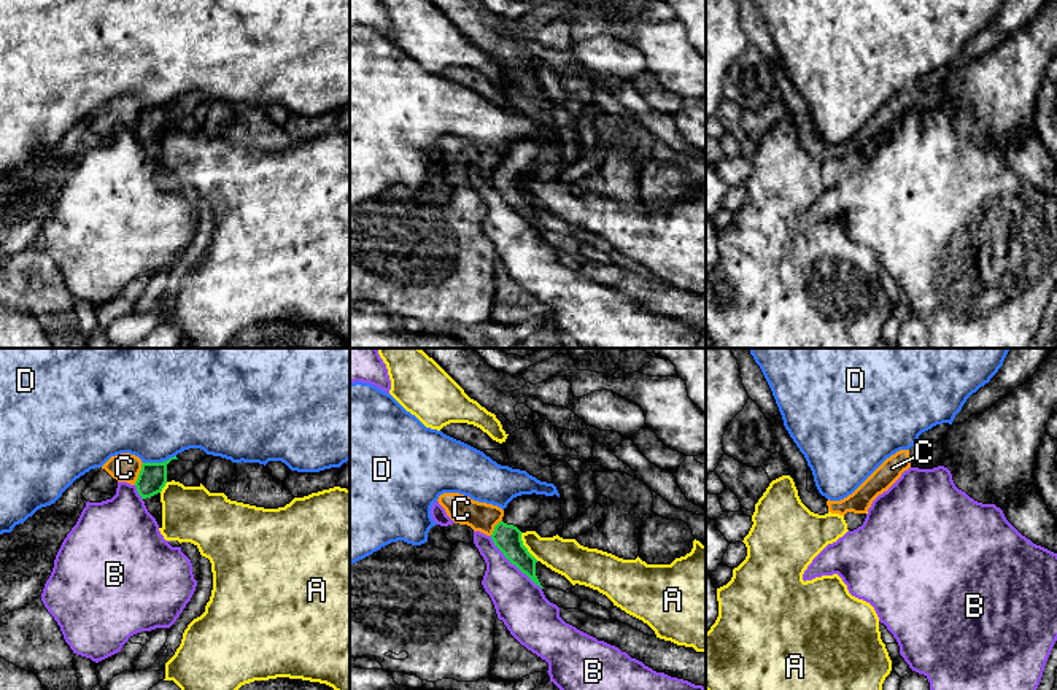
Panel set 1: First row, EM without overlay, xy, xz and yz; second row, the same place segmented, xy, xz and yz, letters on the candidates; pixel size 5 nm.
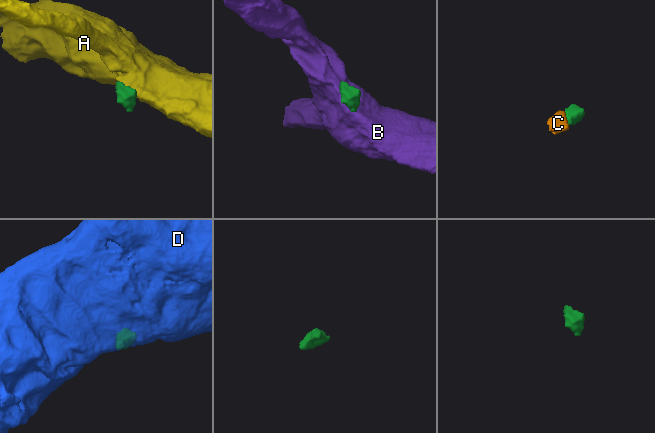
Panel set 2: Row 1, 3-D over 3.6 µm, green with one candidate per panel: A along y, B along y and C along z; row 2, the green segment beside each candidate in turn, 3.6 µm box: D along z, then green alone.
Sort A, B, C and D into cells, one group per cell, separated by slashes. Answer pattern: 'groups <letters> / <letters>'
groups A / B / C / D

